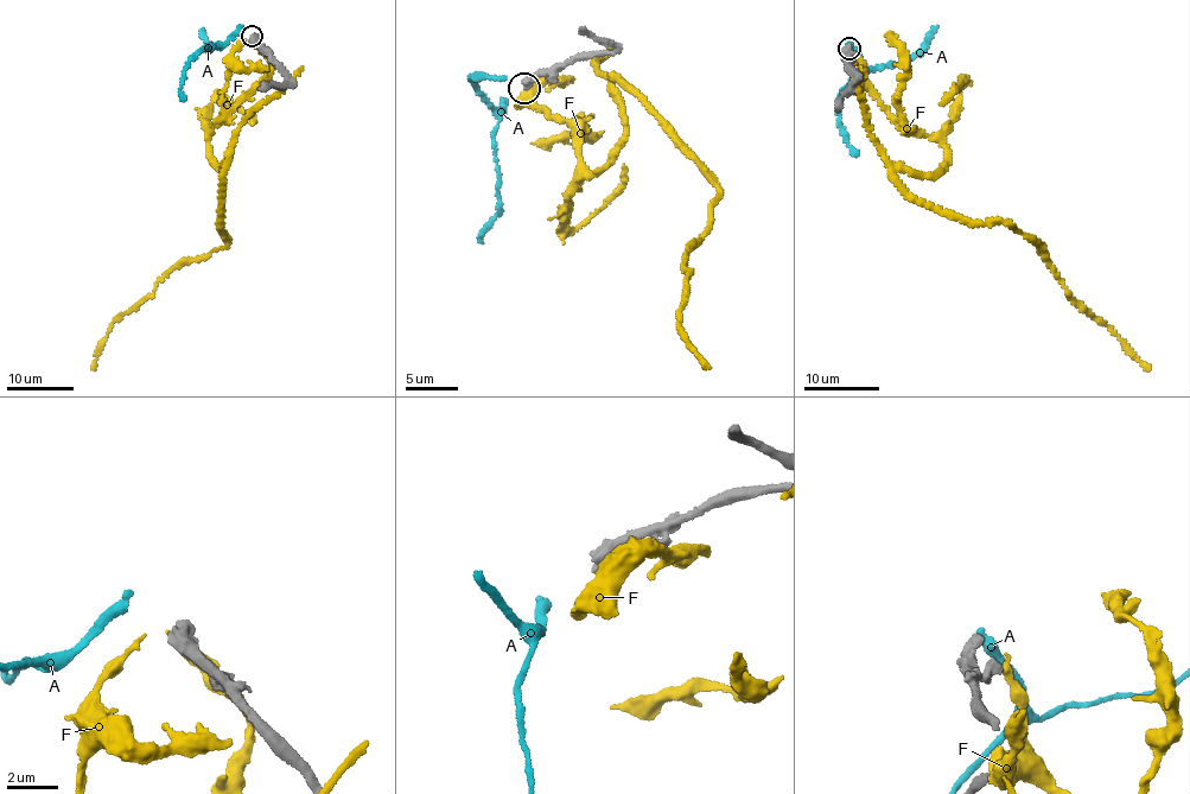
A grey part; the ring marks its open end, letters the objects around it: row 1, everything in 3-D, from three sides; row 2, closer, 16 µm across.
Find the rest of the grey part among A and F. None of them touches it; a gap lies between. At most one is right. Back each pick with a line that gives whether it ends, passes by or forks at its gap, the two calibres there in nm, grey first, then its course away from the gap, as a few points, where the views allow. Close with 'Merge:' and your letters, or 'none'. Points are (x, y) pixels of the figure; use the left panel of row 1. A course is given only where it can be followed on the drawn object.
Merge: none

